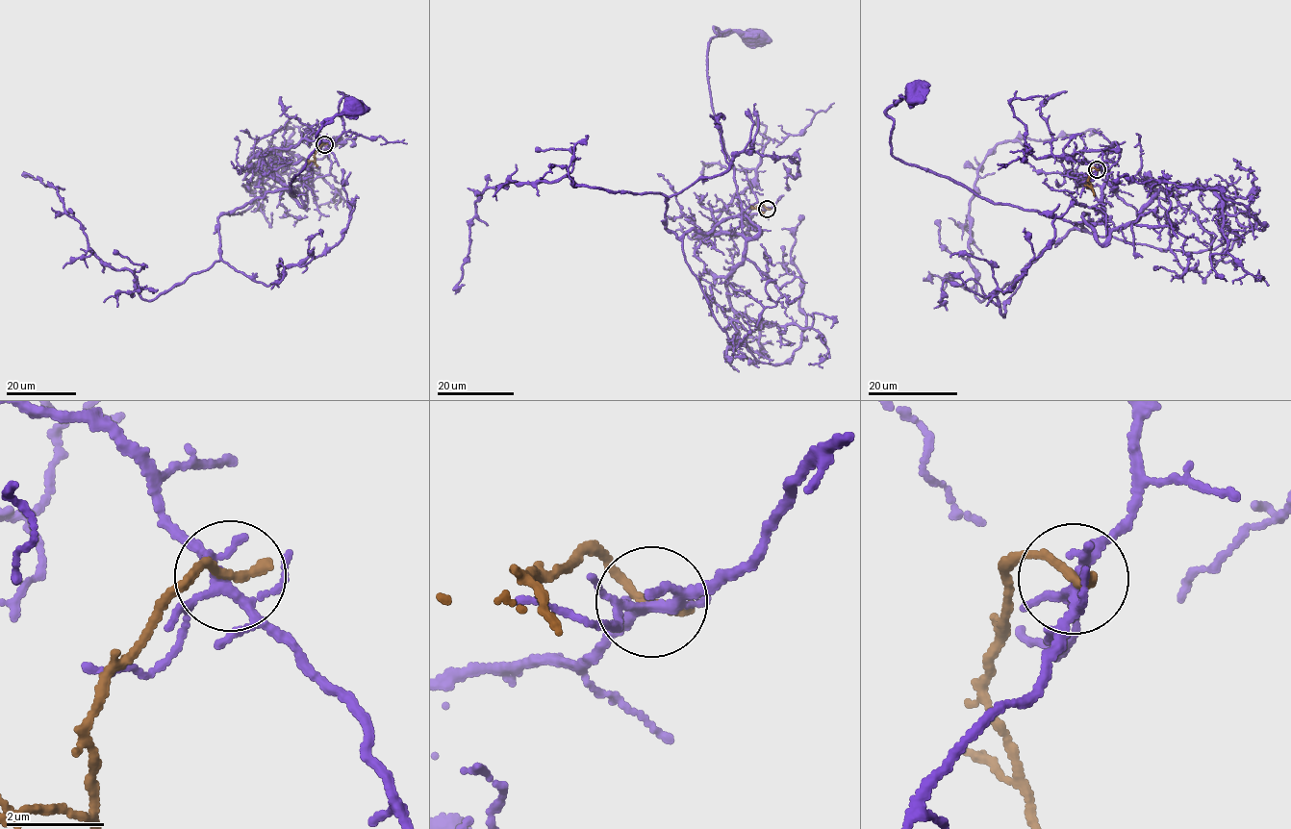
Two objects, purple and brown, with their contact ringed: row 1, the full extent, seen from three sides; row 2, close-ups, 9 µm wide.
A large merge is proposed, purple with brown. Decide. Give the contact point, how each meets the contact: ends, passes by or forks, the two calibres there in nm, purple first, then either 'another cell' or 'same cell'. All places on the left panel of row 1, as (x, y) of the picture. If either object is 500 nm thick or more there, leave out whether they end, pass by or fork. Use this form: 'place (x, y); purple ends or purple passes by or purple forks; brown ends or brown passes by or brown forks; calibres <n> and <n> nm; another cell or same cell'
place (324, 144); purple forks; brown ends; calibres 180 and 240 nm; another cell

